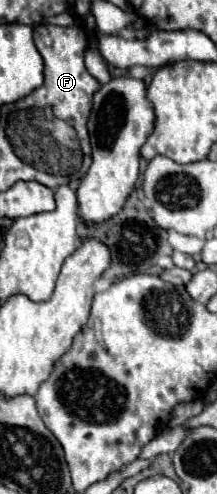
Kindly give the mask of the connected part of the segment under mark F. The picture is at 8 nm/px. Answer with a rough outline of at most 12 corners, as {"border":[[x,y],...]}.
{"border":[[37,25],[45,81],[17,109],[73,119],[91,165],[87,117],[99,89],[83,63],[83,27]]}

